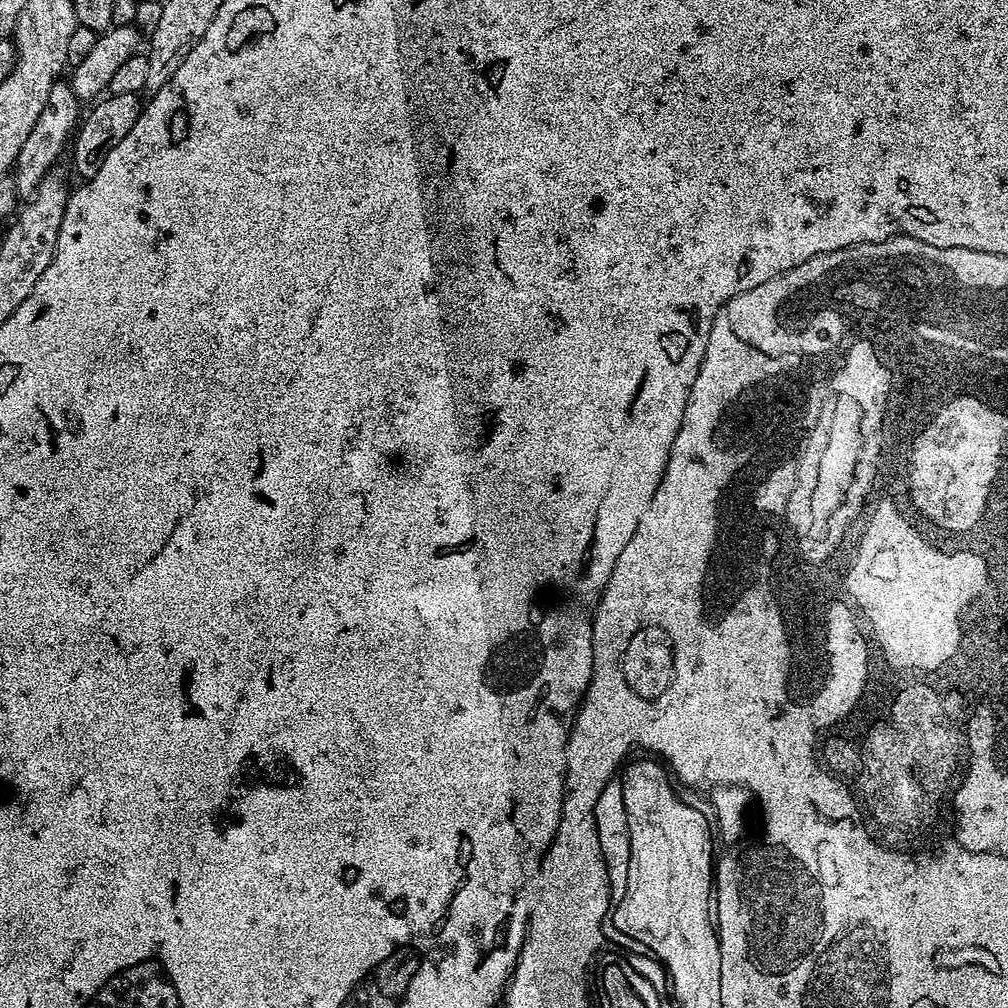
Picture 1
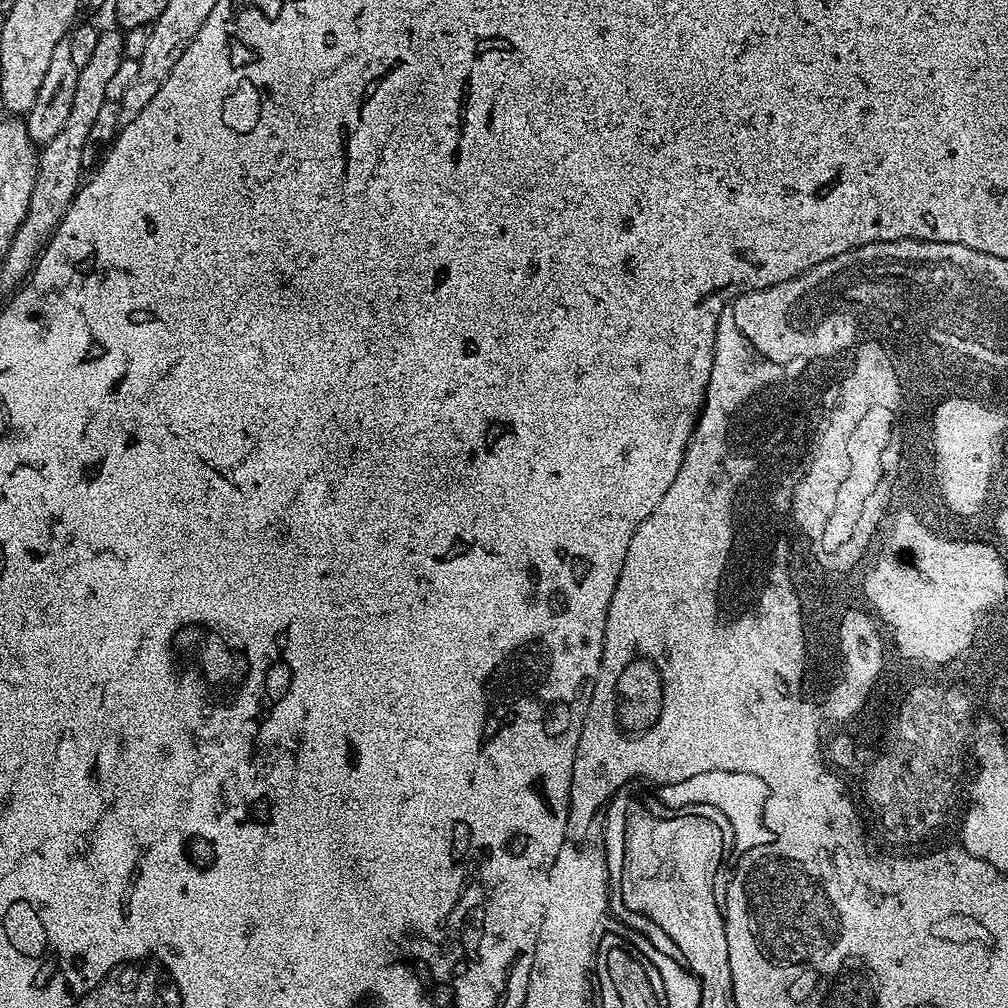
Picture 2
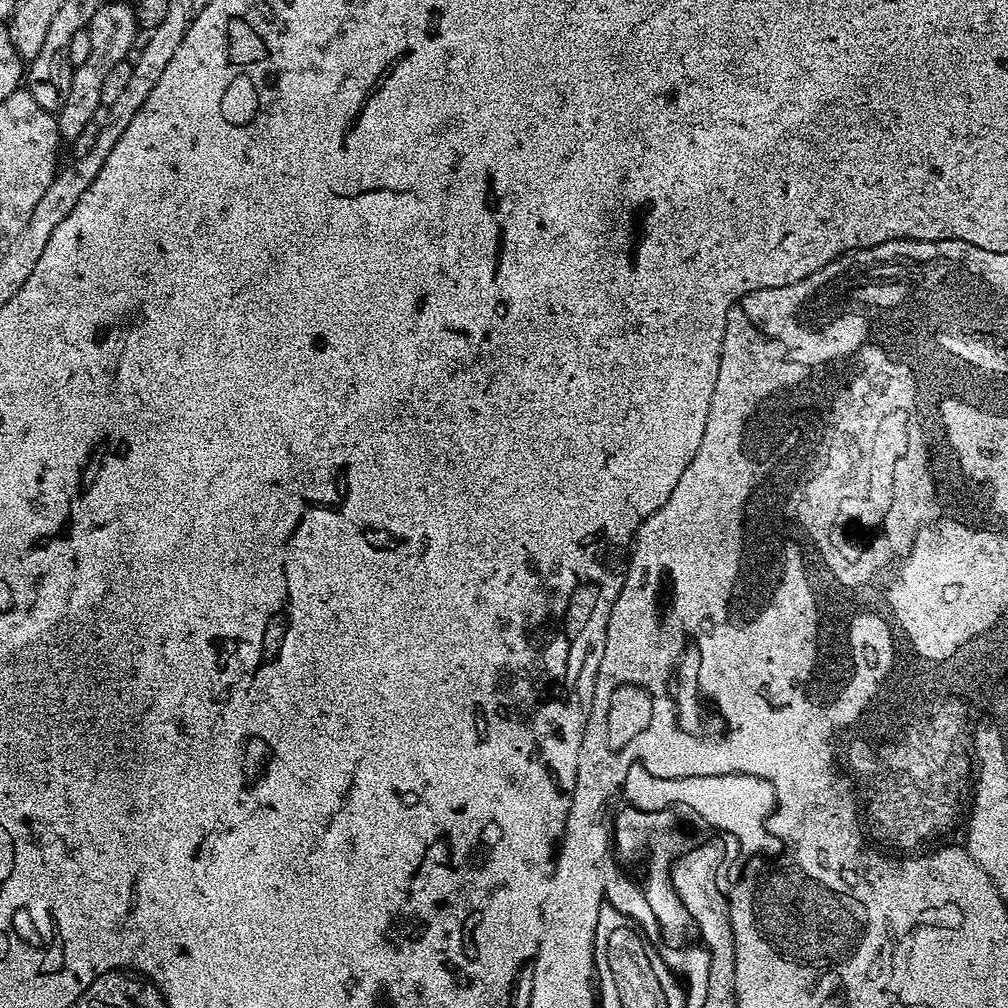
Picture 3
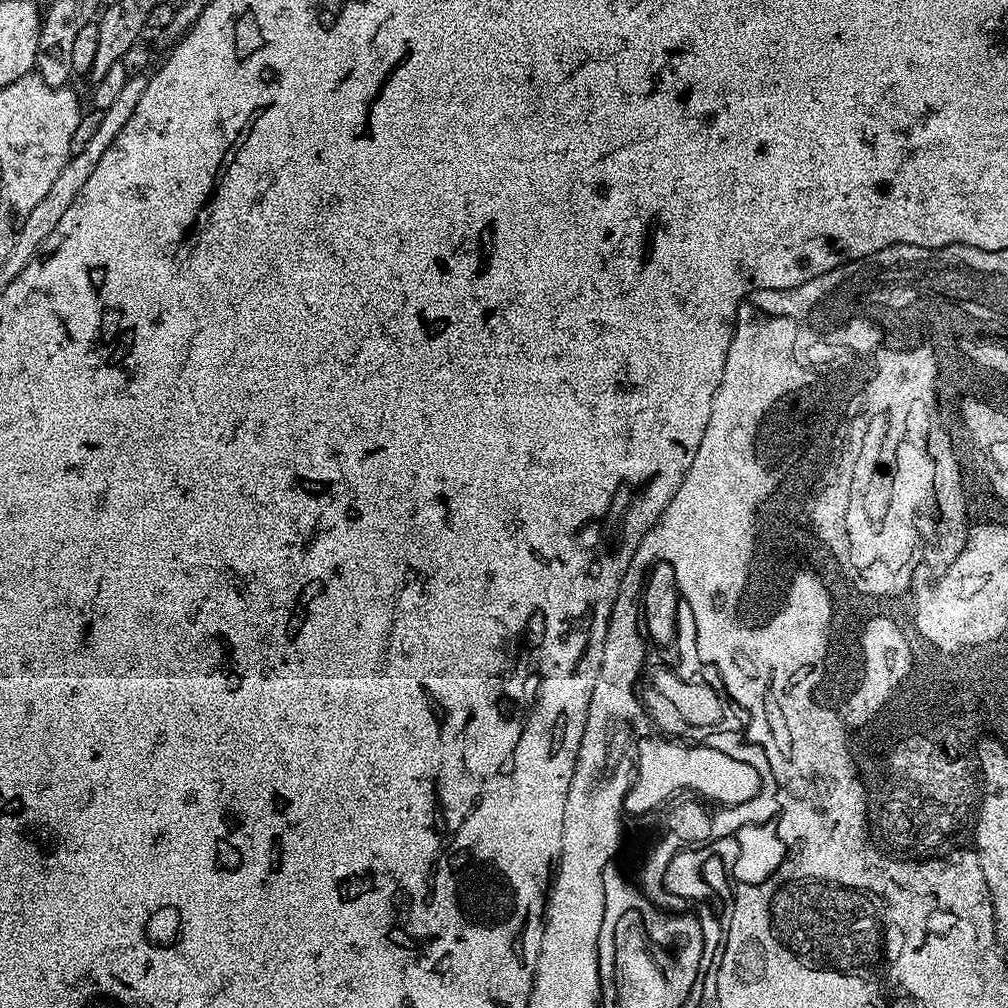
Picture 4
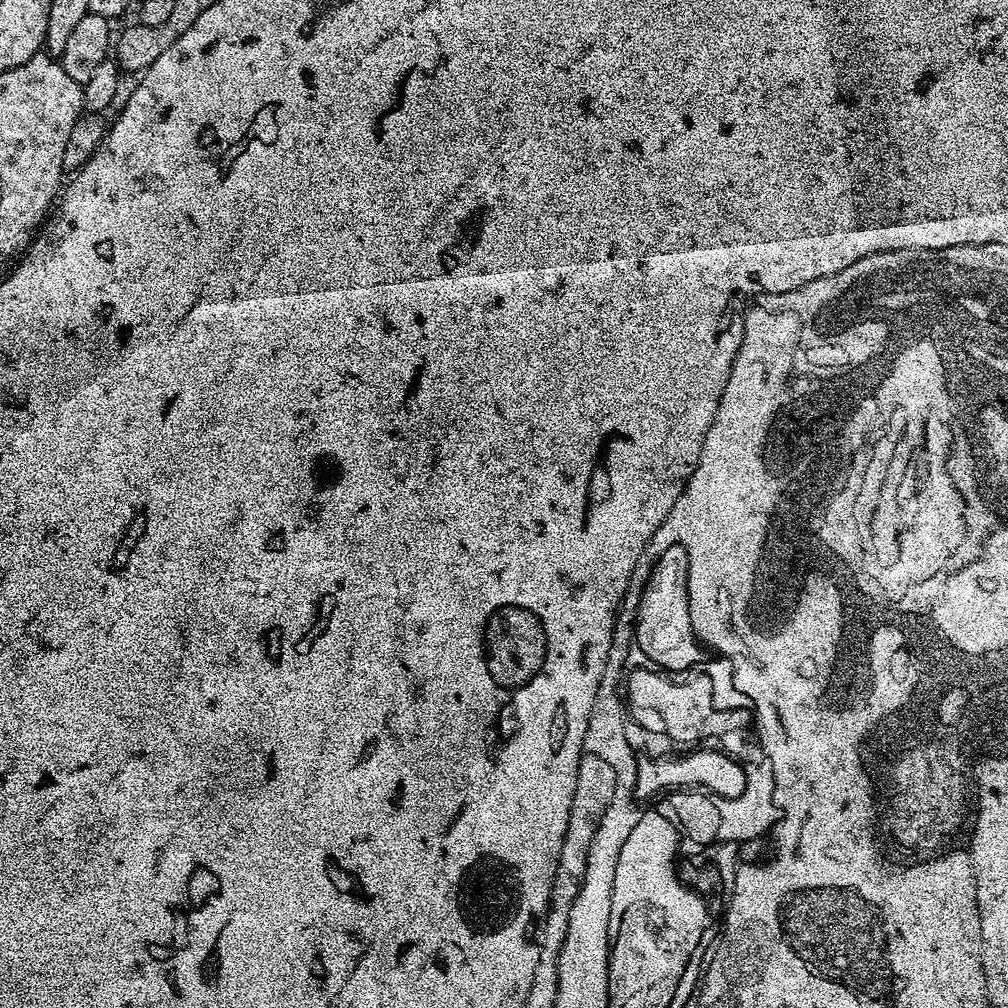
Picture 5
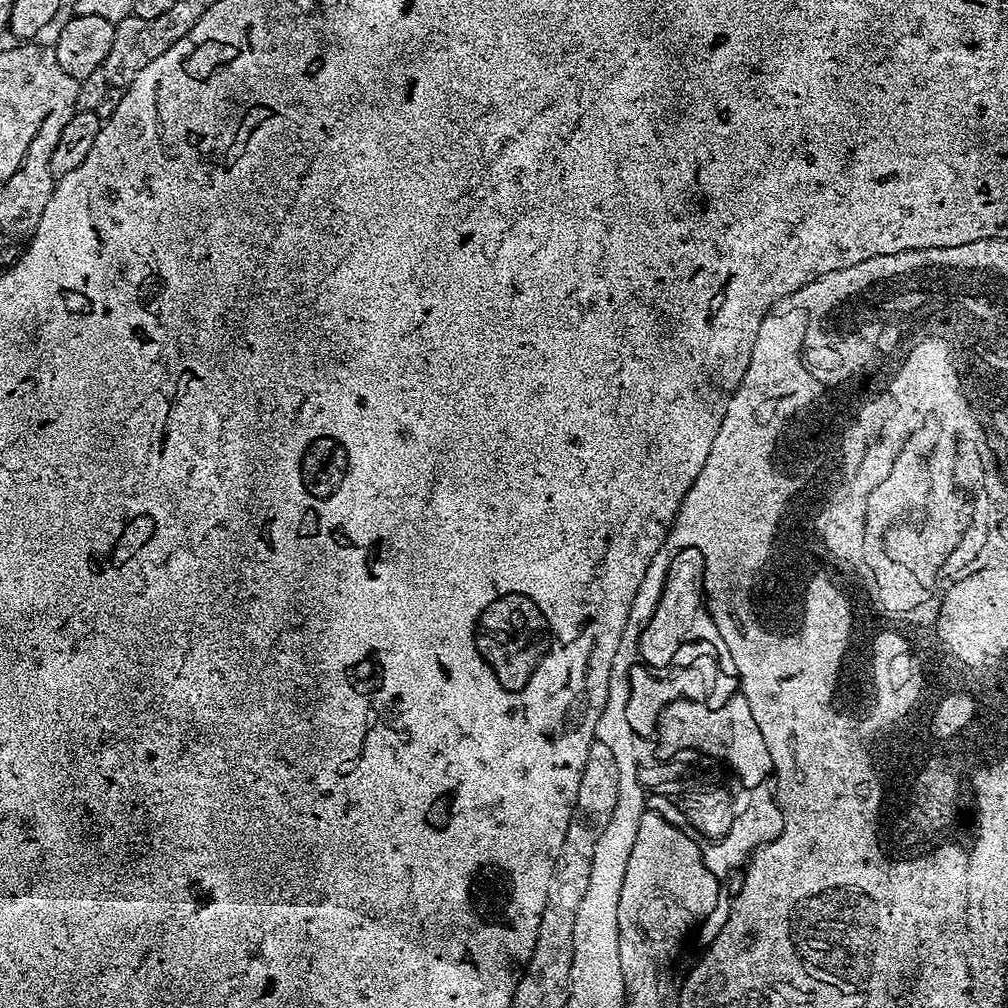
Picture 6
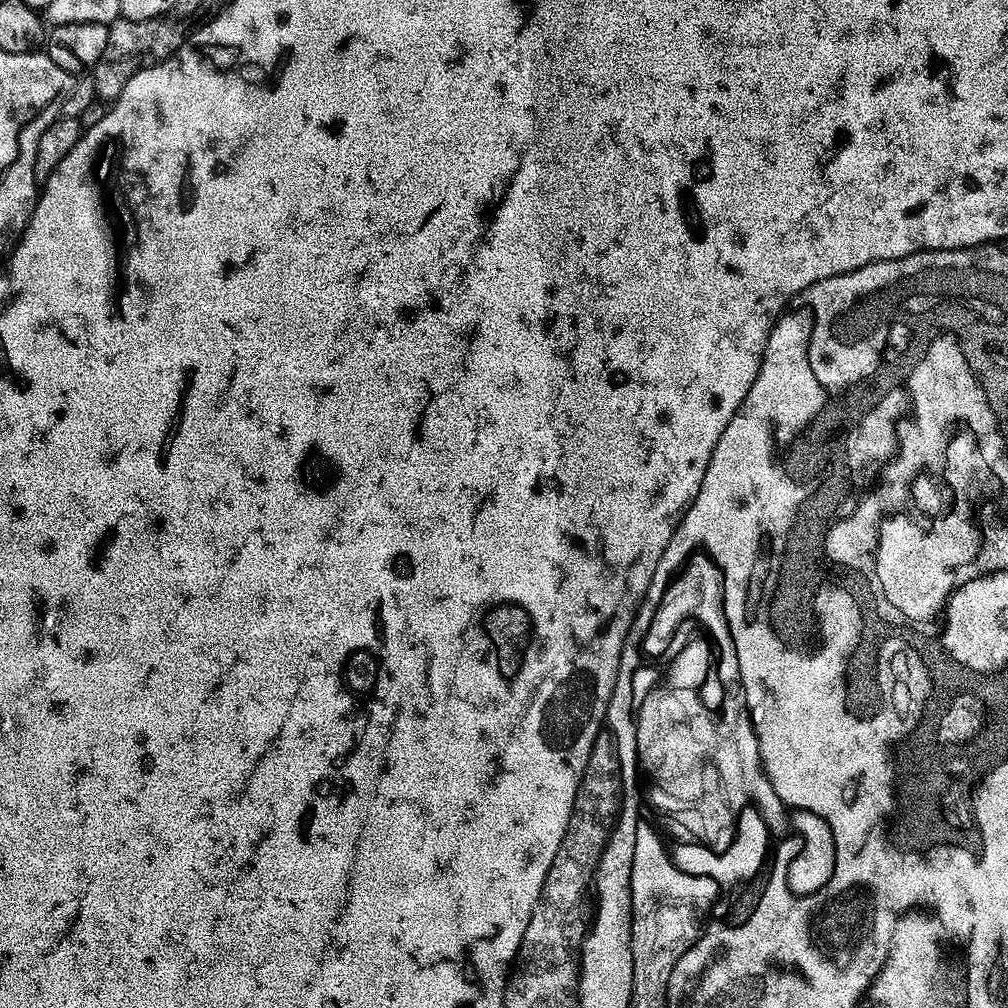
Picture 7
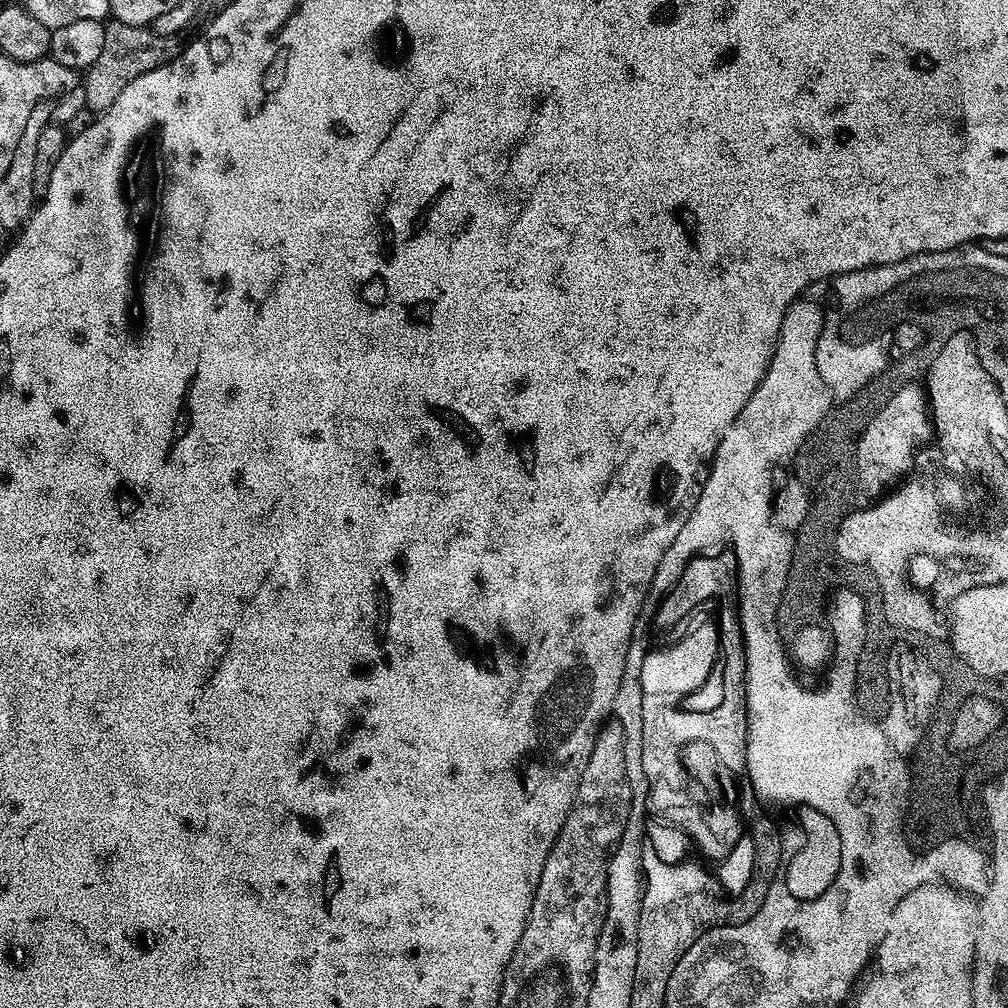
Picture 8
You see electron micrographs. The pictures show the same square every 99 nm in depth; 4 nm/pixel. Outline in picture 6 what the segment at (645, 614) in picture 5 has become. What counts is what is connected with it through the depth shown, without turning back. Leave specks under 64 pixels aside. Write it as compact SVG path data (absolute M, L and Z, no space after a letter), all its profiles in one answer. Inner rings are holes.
M684 546L678 550L674 562L670 562L666 567L669 568L670 574L662 574L662 587L650 608L656 618L650 624L650 628L642 628L642 634L638 634L640 642L636 642L636 654L642 660L668 660L682 638L692 636L710 640L708 634L714 632L714 626L704 616L704 612L696 606L690 606L690 602L698 602L698 598L690 598L690 590L698 590L698 580L694 576L700 576L700 554ZM660 636L666 636L662 646L658 642Z

